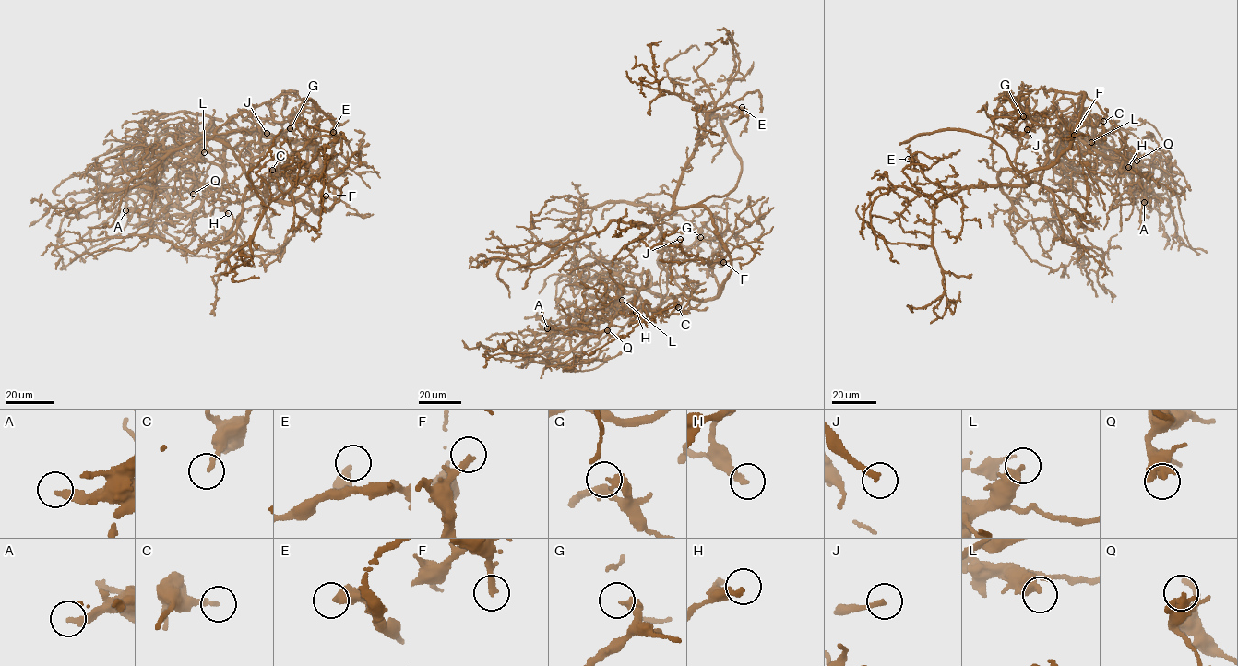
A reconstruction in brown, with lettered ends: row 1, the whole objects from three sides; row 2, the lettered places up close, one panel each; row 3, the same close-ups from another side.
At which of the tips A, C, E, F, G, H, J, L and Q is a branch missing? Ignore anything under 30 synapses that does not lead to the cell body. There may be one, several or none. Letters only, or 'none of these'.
A, F, J

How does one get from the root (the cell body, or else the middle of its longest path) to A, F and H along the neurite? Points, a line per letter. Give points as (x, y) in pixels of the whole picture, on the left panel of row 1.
A: (313, 150), (279, 136), (232, 132), (224, 139), (223, 177), (210, 188), (200, 209), (152, 218), (125, 210)
F: (313, 150), (314, 142), (307, 129), (306, 190), (313, 195), (326, 196)
H: (313, 150), (279, 136), (243, 130), (229, 135), (223, 177), (210, 187), (228, 198), (228, 213)

